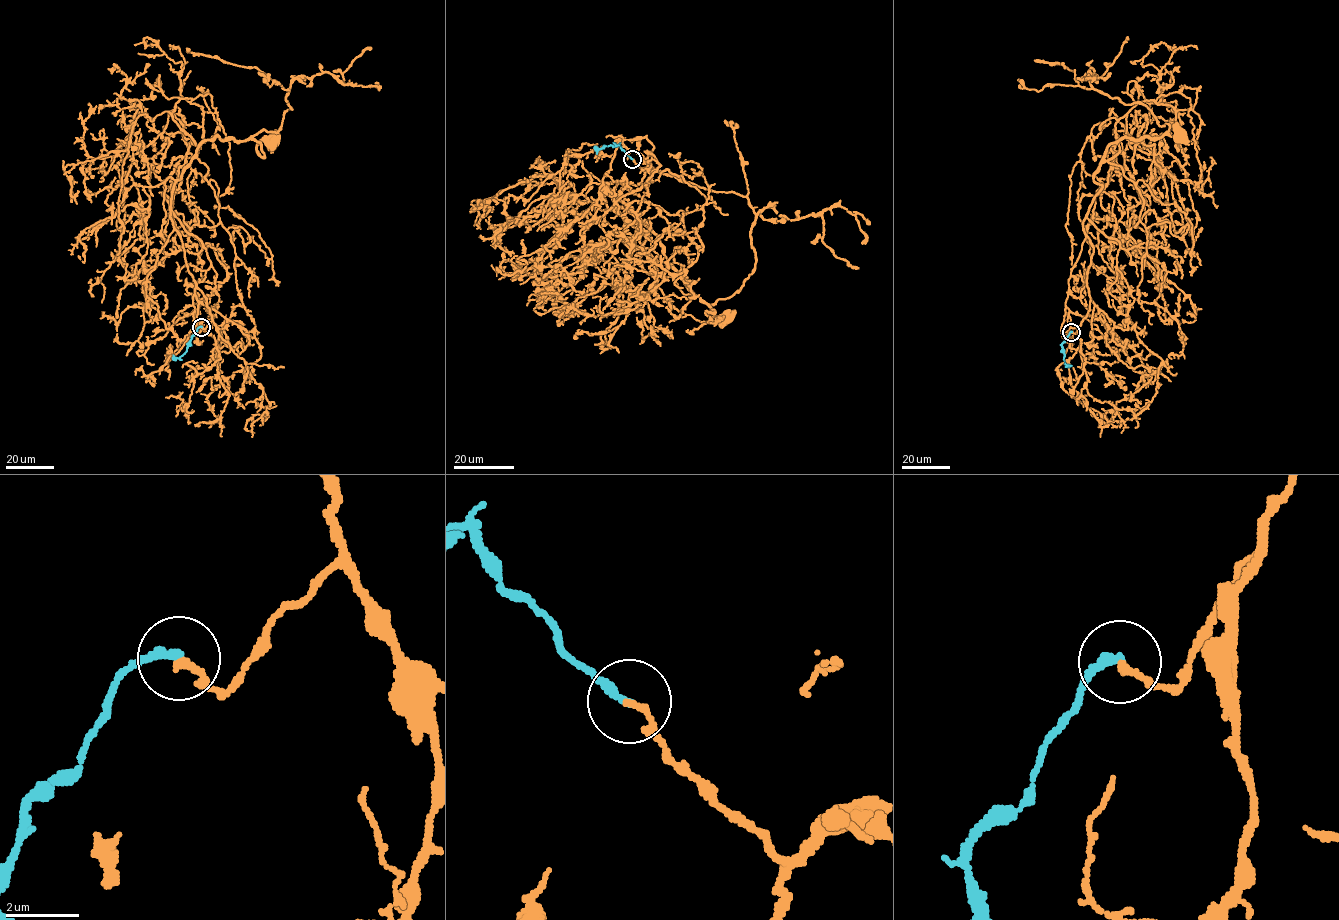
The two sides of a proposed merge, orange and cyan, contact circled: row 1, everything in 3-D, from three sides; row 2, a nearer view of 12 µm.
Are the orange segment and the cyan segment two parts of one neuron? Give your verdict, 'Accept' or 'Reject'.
Accept

